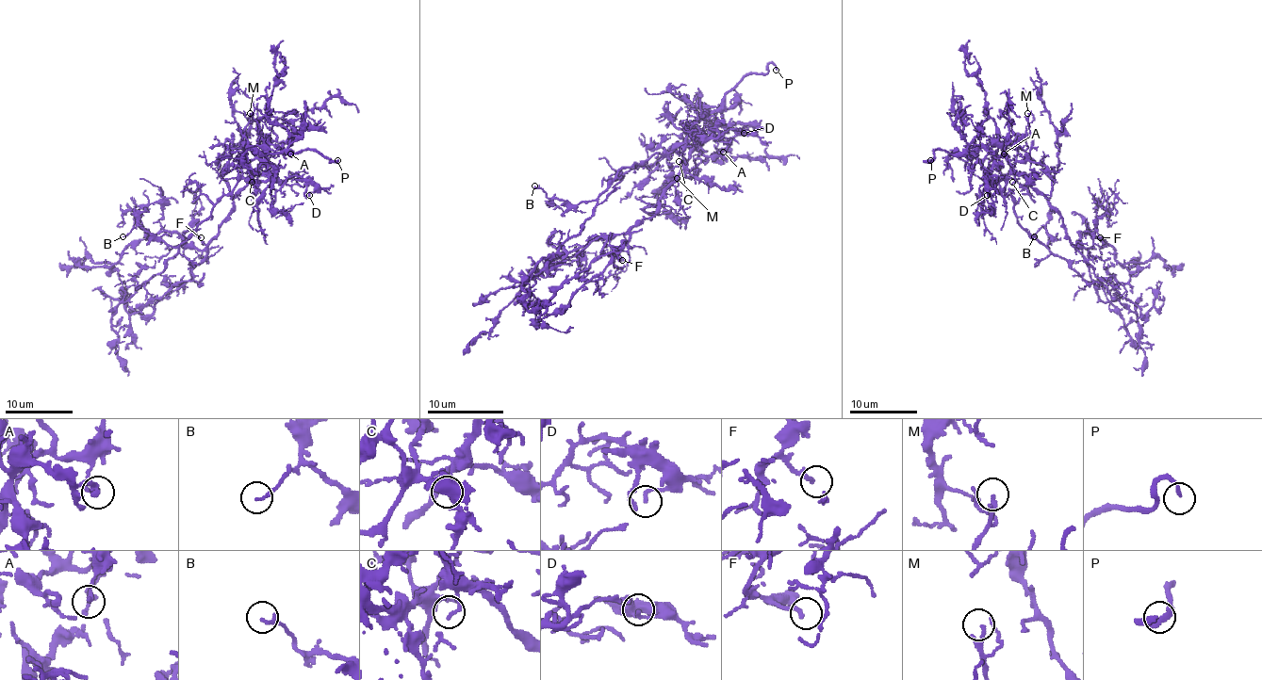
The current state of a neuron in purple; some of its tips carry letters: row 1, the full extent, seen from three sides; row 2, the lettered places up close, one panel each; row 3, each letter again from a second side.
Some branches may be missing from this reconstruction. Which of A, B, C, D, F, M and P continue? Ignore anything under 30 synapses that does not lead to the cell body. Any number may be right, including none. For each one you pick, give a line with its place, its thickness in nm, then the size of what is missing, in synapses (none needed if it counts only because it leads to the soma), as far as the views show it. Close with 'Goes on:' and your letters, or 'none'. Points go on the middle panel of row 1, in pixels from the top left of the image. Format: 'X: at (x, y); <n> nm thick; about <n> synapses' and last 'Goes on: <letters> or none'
F: at (622, 260); 220 nm thick; about 35 synapses
M: at (677, 178); 110 nm thick; about 40 synapses
P: at (776, 70); 190 nm thick
Goes on: F, M, P

